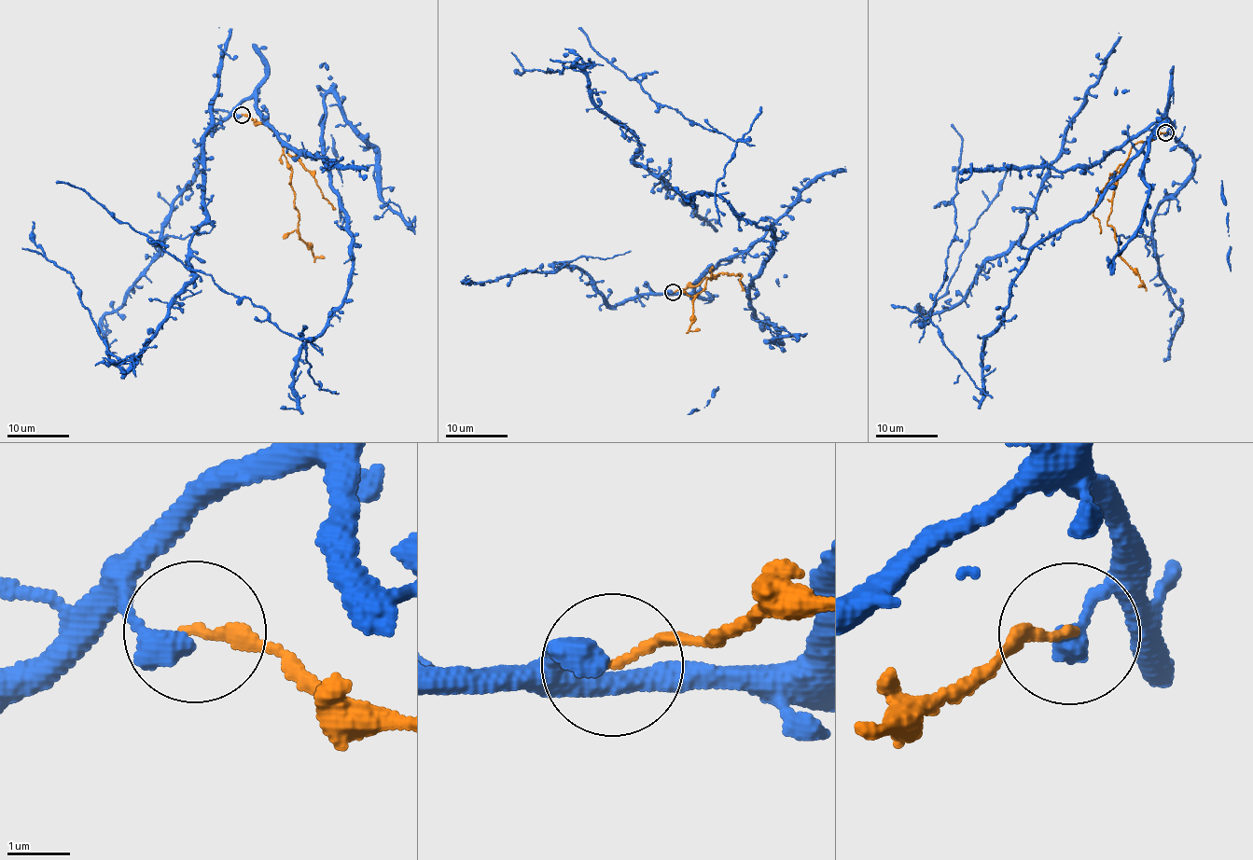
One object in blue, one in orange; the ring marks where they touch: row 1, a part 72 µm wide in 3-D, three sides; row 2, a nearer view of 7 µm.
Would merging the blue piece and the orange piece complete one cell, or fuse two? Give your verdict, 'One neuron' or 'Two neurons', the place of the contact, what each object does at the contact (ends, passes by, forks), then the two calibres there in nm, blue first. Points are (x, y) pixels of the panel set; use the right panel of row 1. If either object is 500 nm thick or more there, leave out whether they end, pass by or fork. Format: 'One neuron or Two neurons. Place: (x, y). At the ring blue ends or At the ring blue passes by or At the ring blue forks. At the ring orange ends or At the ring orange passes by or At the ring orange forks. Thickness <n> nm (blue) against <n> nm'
Two neurons. Place: (1165, 132). At the ring blue ends. At the ring orange ends. Thickness 420 nm (blue) against 150 nm

